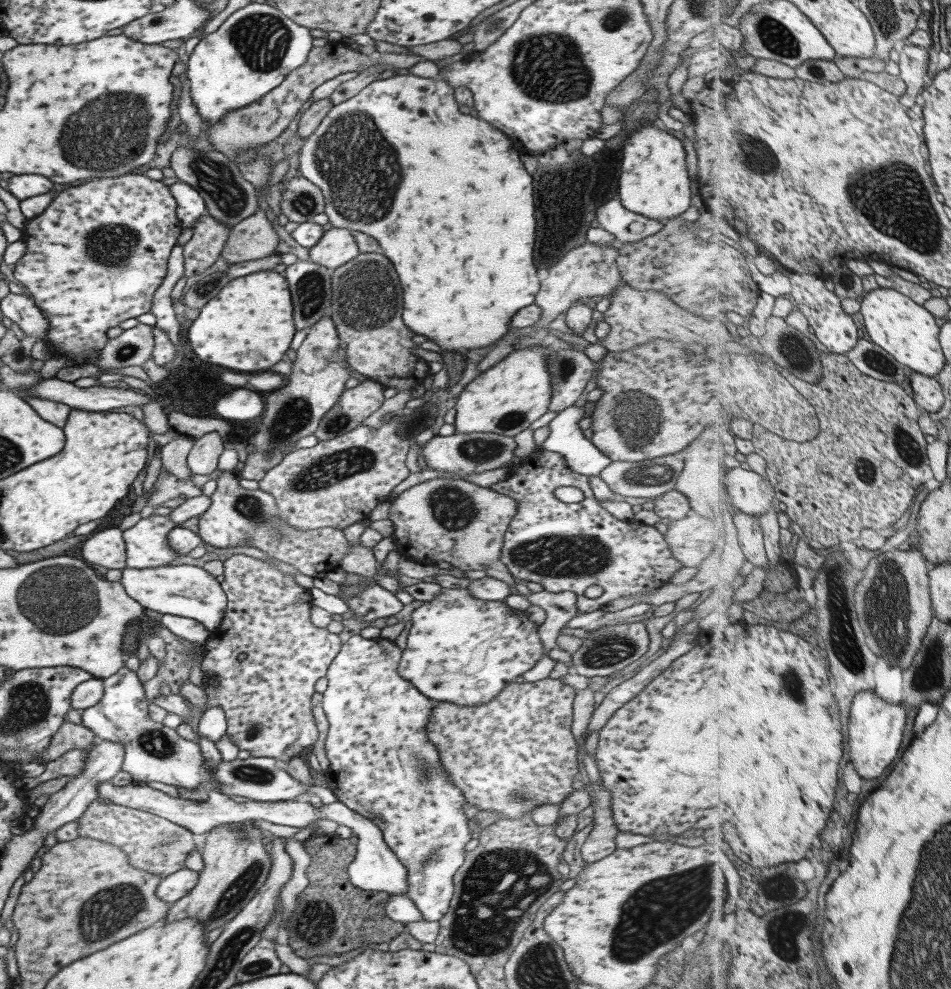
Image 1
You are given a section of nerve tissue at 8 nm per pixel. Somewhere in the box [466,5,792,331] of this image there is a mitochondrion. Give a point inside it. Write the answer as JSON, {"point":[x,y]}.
{"point":[547,67]}

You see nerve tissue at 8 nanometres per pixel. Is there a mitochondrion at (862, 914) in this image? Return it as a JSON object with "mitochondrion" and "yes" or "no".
{"mitochondrion":"no"}

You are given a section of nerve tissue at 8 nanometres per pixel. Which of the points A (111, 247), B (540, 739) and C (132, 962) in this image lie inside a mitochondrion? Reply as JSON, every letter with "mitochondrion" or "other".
{"A":"mitochondrion","B":"other","C":"other"}

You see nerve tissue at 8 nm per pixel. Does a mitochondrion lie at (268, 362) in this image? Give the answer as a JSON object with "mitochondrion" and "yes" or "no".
{"mitochondrion":"no"}

